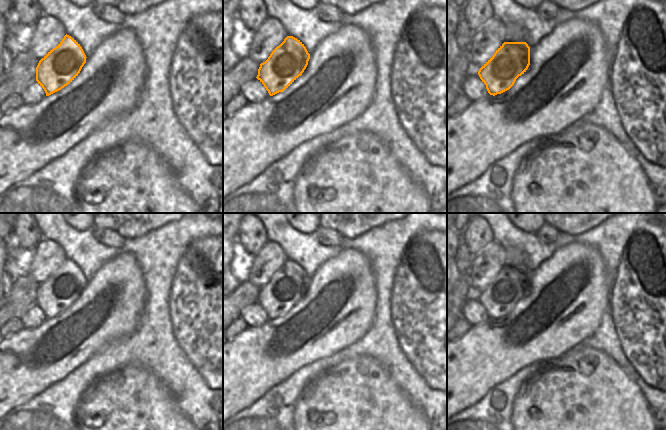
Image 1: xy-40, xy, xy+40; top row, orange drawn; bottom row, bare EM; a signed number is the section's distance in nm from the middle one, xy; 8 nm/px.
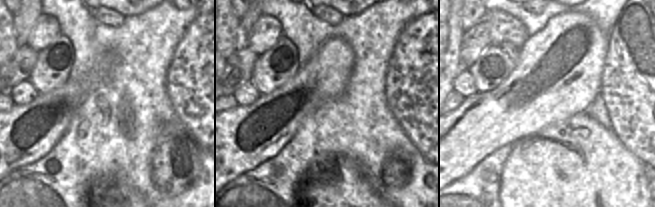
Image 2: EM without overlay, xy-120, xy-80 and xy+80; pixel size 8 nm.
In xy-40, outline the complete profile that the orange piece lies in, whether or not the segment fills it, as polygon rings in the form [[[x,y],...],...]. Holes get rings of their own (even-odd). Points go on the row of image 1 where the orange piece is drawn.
[[[66,34],[36,67],[36,81],[44,89],[46,96],[70,84],[80,73],[86,58],[80,44]]]

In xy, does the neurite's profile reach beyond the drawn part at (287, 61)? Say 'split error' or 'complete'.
complete

